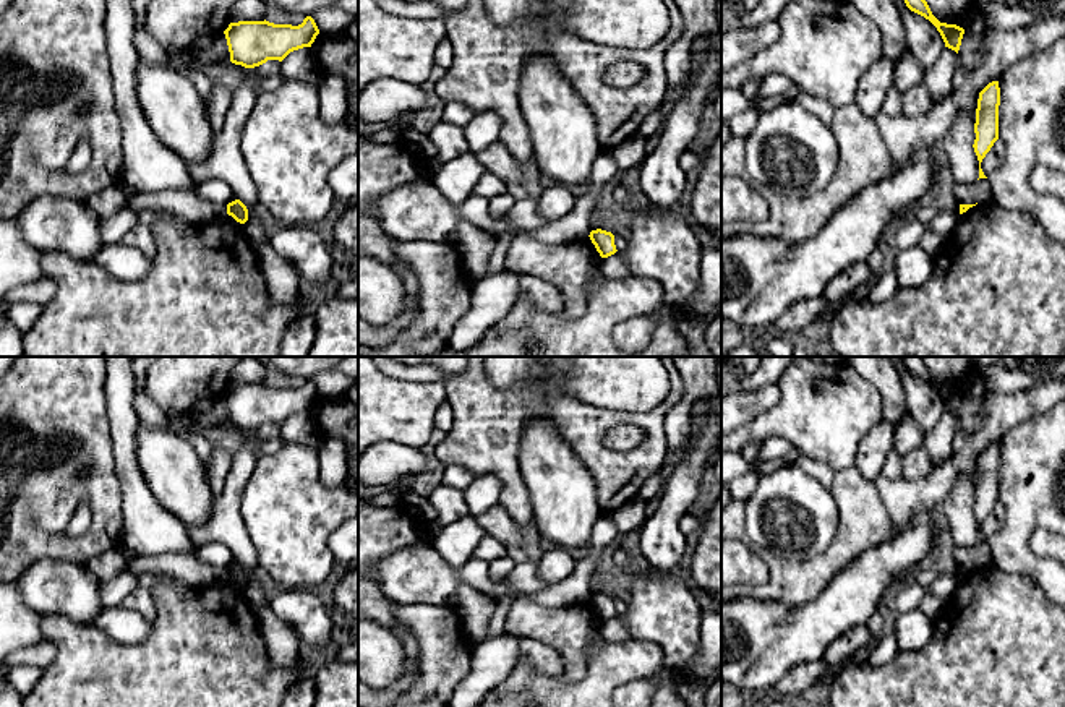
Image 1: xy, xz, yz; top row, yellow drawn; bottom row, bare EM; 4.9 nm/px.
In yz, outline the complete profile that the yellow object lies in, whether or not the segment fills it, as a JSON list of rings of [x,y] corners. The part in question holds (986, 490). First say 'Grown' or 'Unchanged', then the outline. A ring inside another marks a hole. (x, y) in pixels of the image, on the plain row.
Unchanged. [[[999,444],[989,446],[977,462],[976,486],[974,486],[974,516],[979,524],[979,542],[987,542],[981,532],[981,525],[990,514],[994,506],[999,503],[999,469],[1000,469],[1000,451]]]

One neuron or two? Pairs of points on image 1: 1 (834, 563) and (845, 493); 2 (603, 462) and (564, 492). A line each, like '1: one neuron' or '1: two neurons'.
1: one neuron
2: two neurons

